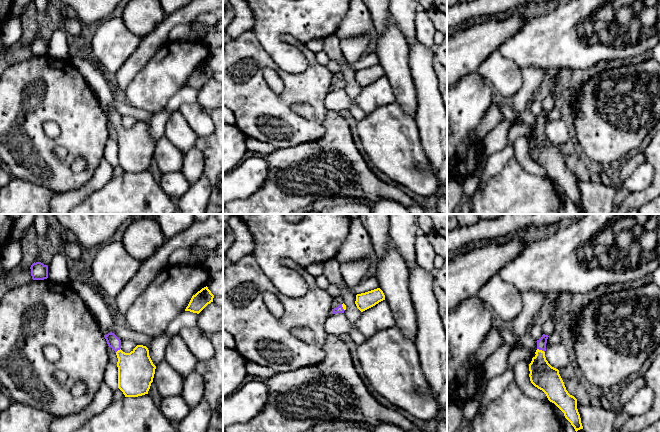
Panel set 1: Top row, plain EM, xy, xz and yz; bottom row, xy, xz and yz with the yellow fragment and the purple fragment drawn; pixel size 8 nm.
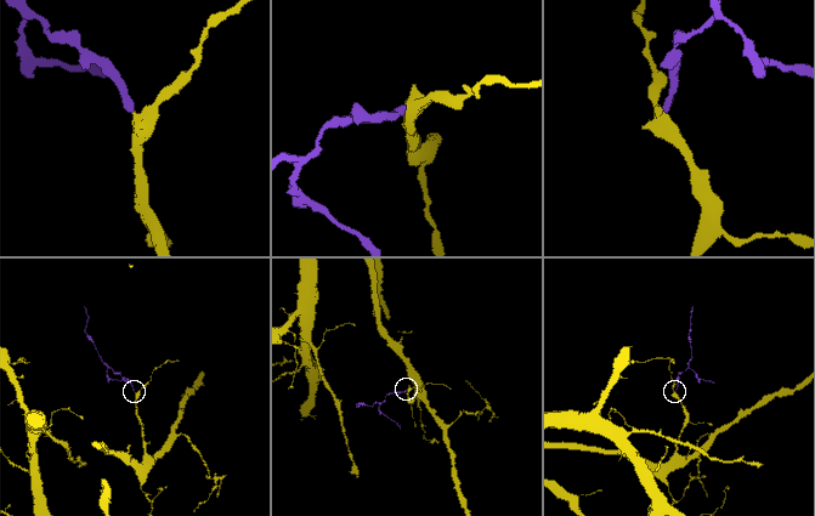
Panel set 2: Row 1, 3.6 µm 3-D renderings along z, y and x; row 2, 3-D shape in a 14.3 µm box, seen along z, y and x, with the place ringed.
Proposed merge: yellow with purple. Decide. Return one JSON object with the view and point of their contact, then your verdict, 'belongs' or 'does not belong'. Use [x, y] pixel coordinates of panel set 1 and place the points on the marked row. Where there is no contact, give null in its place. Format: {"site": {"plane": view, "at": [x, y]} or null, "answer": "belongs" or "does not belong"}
{"site": {"plane": "yz", "at": [541, 350]}, "answer": "belongs"}

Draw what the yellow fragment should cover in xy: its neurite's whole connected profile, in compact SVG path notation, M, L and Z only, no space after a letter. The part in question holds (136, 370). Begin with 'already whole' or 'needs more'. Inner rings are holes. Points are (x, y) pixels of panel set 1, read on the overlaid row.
needs more; M110 332L104 337L118 358L118 388L125 397L148 394L156 369L148 348L137 345L130 353L125 353L121 350L121 340L114 333Z

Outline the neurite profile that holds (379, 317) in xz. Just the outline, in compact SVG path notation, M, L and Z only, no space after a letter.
M383 300L375 306L361 312L360 317L351 324L344 313L331 314L326 320L325 331L328 335L349 334L351 329L359 331L366 338L378 331L395 326L390 306Z

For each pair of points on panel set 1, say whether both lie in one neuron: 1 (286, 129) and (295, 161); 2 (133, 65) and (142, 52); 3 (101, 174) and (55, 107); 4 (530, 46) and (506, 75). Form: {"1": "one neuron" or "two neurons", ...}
{"1": "two neurons", "2": "one neuron", "3": "two neurons", "4": "two neurons"}

